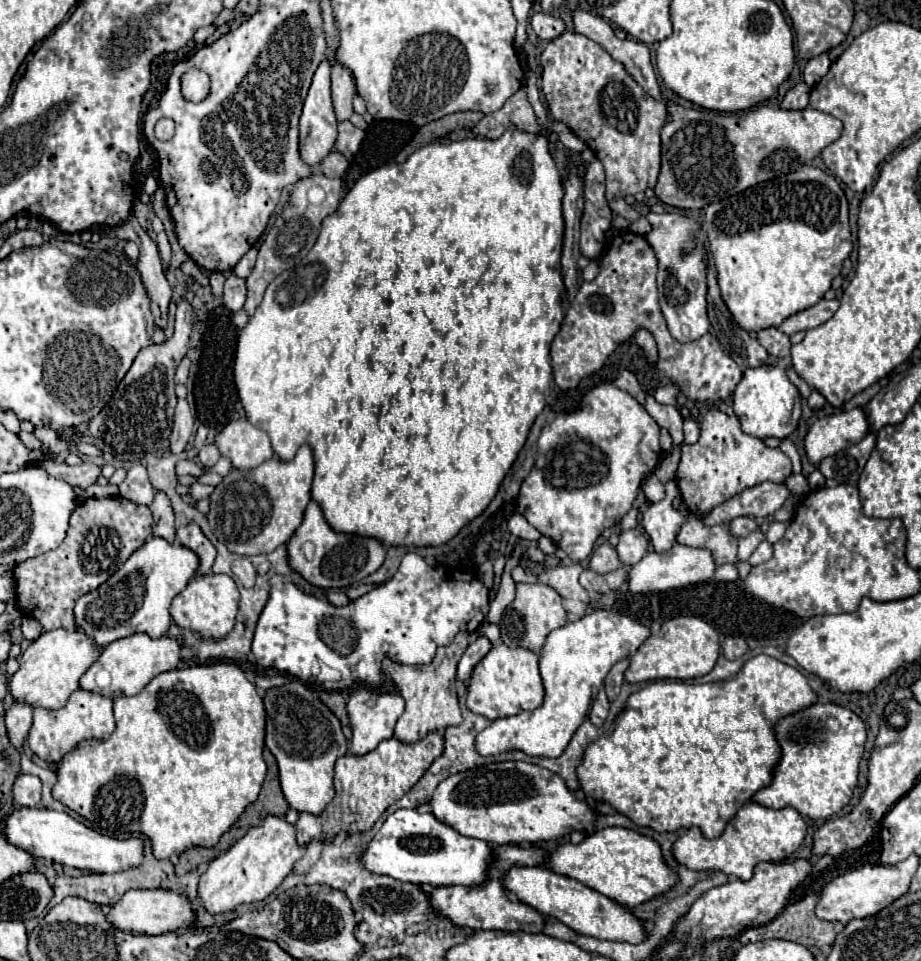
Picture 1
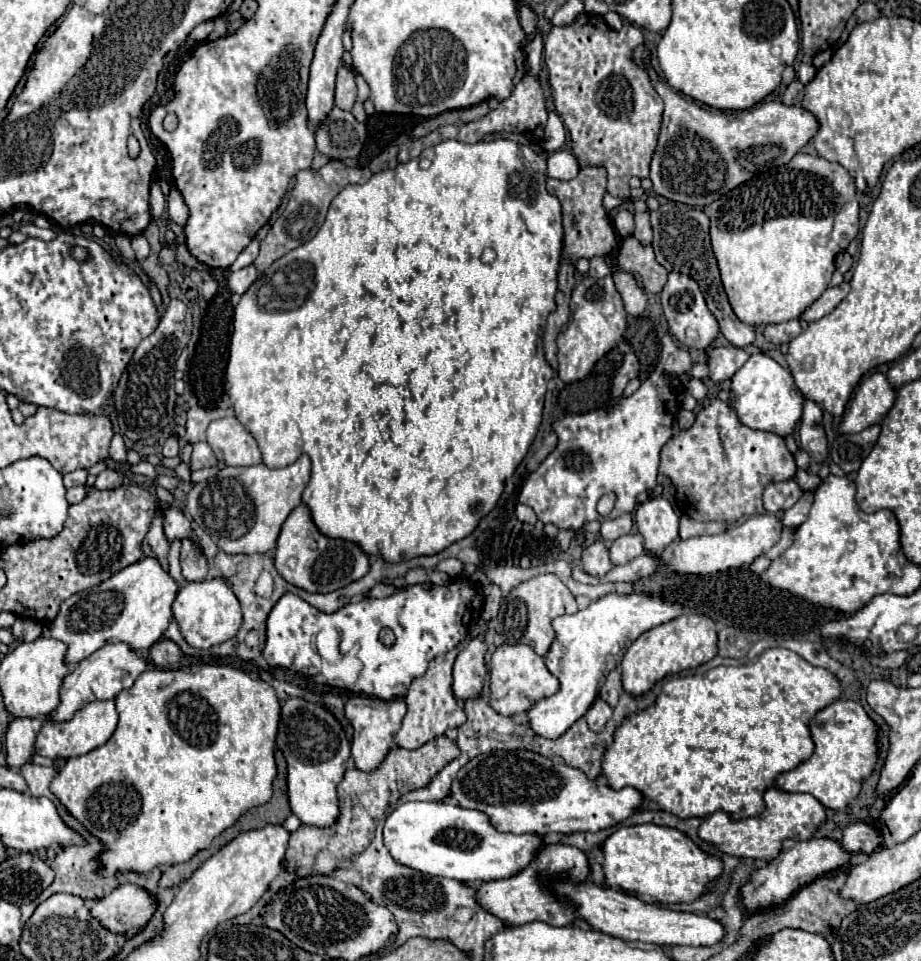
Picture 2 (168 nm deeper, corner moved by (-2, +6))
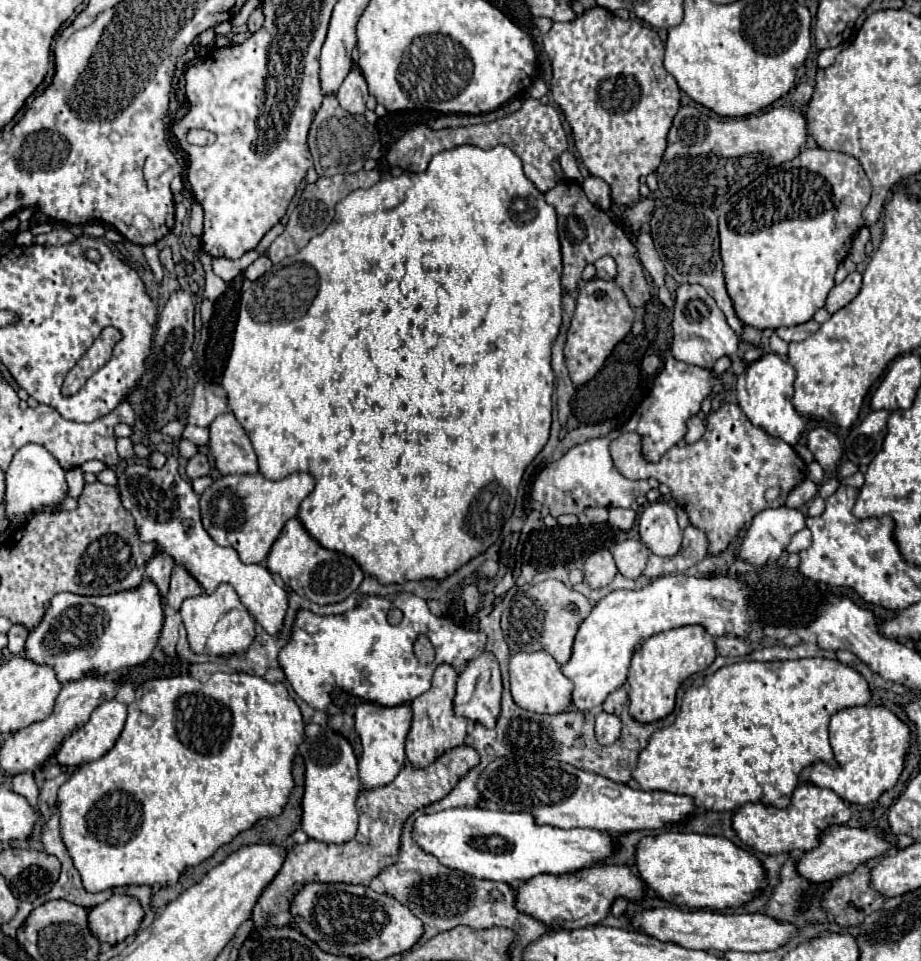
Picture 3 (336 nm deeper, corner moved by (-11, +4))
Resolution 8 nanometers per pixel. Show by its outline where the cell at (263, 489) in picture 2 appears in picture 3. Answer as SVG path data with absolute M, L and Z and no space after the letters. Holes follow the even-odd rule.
M295 472L283 480L267 480L263 474L227 474L219 476L199 498L203 526L219 546L233 546L245 564L259 564L269 556L285 522L295 518L299 504L315 488L309 472Z

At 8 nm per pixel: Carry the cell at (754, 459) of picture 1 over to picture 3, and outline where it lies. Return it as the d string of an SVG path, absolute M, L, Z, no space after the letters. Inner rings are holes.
M723 404L707 416L705 434L701 440L685 446L673 446L665 456L651 464L641 456L641 438L635 432L625 432L609 446L615 468L629 480L653 478L667 484L671 496L689 514L689 522L709 534L709 554L717 556L747 528L755 514L765 508L779 508L787 494L803 482L807 474L805 462L781 438L769 436L763 428L753 426L739 404ZM767 488L781 488L777 500L767 502Z

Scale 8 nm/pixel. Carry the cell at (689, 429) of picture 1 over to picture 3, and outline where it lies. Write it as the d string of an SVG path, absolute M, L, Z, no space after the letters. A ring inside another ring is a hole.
M691 416L689 422L687 422L687 434L685 434L685 442L697 442L701 438L705 430L705 422L699 418L699 416Z

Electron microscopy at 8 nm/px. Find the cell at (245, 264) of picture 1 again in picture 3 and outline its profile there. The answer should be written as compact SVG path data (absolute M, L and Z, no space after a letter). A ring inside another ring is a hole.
M251 250L247 254L243 254L237 260L227 260L227 258L213 258L213 272L223 278L225 282L231 282L237 274L241 274L251 262L255 262L261 254L257 250Z

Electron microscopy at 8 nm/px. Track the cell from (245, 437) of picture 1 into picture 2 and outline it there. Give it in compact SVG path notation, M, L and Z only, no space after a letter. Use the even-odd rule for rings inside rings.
M234 416L210 422L206 442L222 466L256 466L262 462L256 440Z

